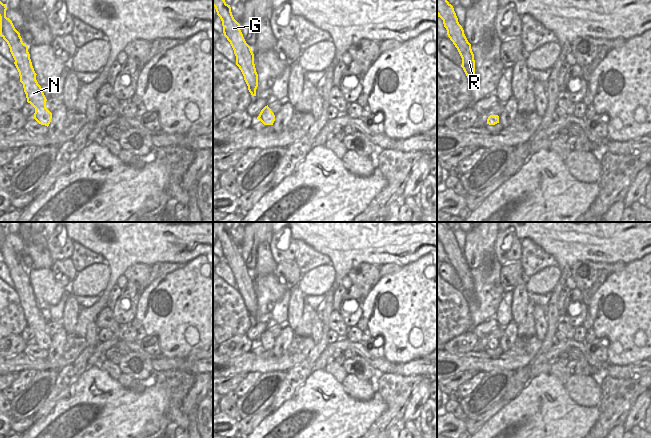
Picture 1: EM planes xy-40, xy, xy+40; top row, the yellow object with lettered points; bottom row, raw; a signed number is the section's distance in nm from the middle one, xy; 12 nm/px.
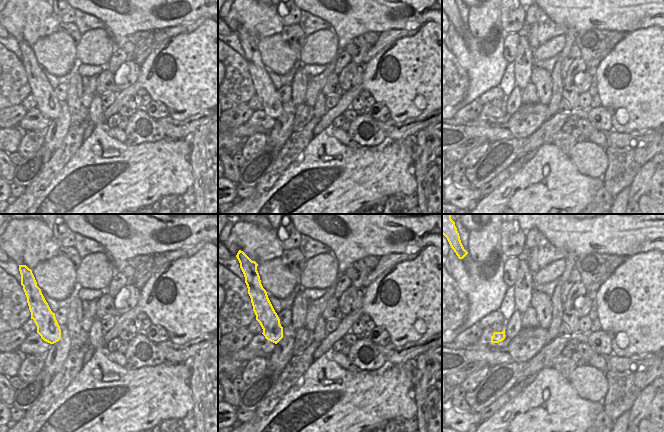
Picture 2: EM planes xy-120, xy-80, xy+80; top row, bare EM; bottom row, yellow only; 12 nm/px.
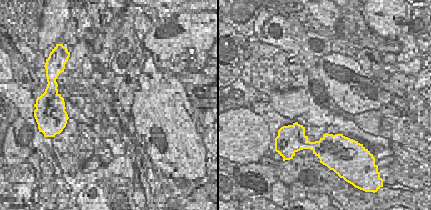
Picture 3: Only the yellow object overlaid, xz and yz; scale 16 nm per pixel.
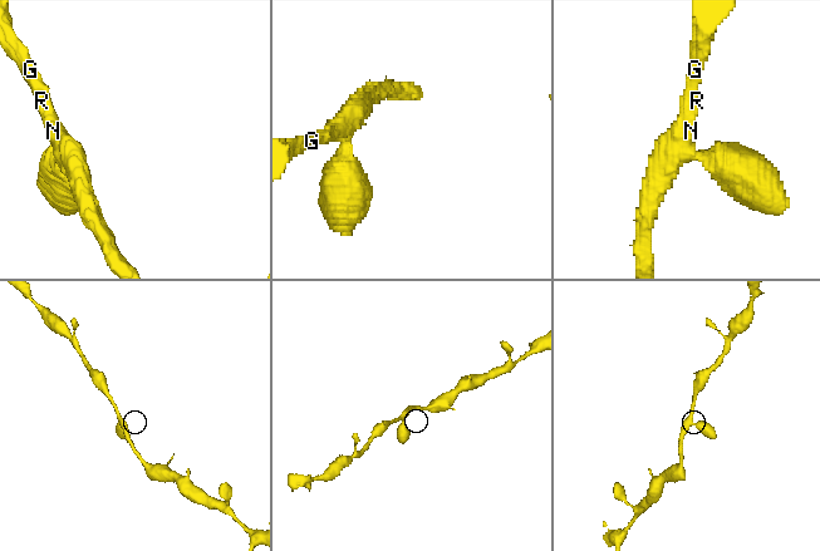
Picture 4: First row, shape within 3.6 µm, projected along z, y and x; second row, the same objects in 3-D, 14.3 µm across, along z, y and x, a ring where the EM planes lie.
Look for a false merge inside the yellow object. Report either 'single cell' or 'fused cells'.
single cell

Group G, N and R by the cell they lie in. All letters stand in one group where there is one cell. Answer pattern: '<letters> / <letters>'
G N R

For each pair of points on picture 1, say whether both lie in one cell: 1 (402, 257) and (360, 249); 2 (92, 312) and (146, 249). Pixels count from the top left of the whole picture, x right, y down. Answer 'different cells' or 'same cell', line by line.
1: same cell
2: same cell

